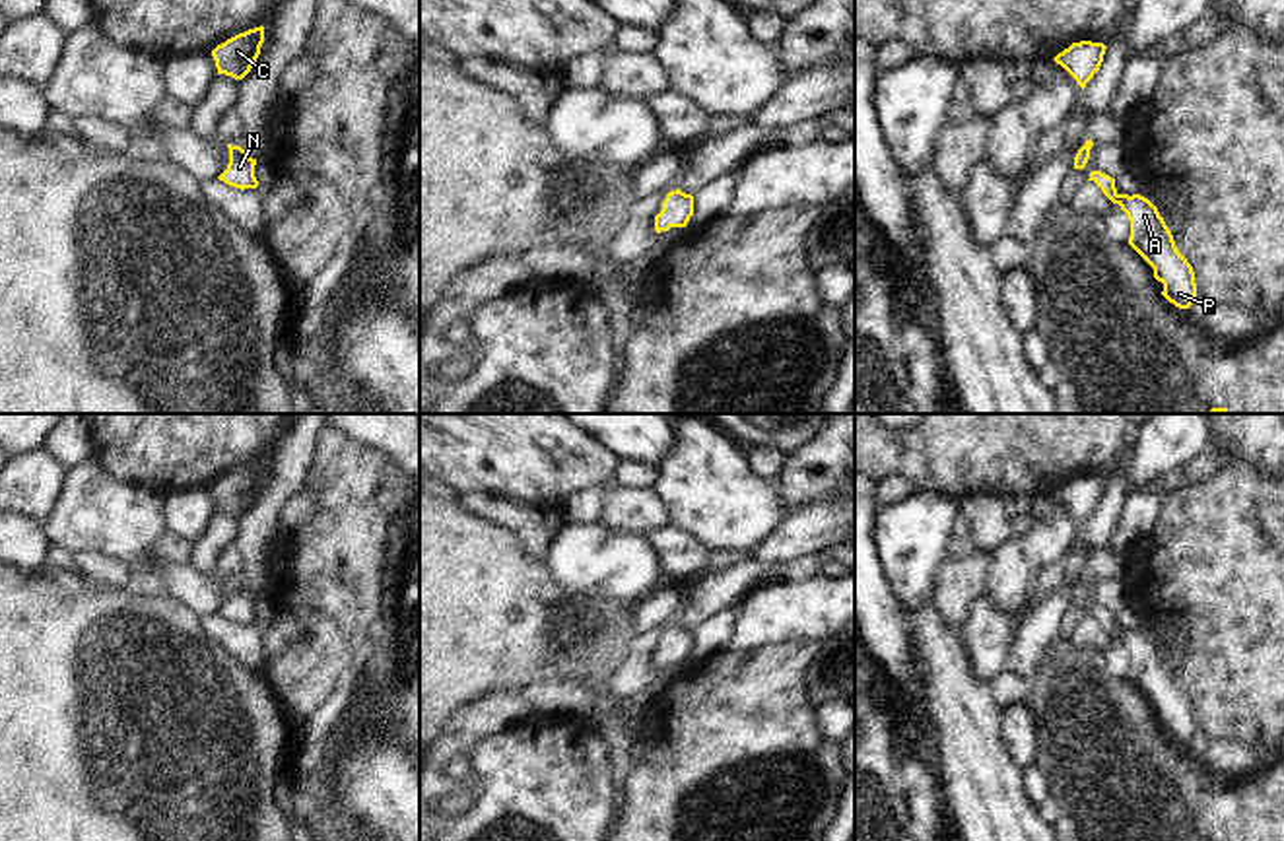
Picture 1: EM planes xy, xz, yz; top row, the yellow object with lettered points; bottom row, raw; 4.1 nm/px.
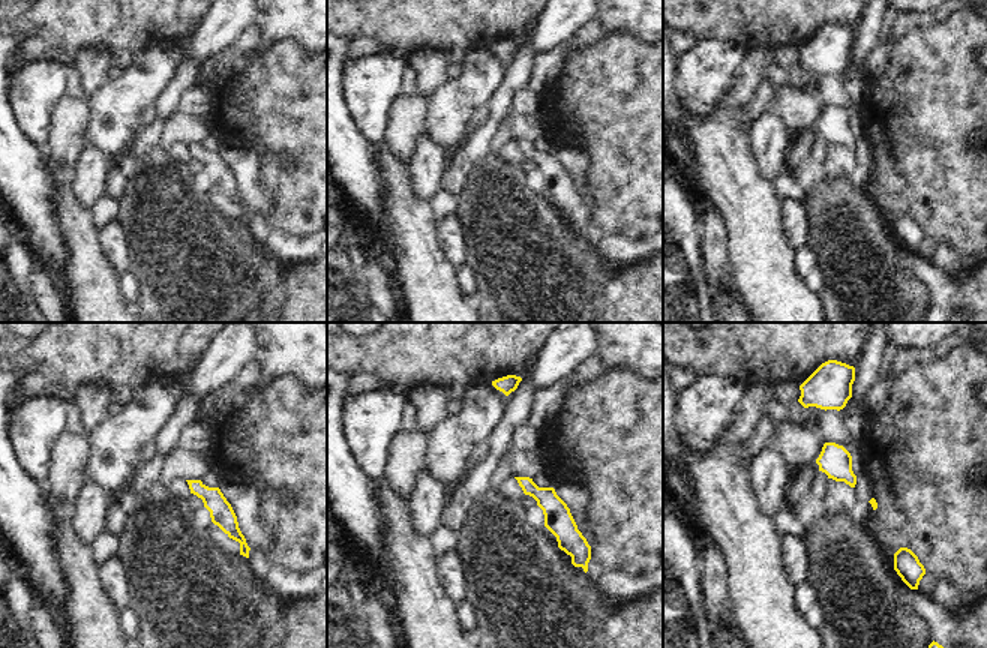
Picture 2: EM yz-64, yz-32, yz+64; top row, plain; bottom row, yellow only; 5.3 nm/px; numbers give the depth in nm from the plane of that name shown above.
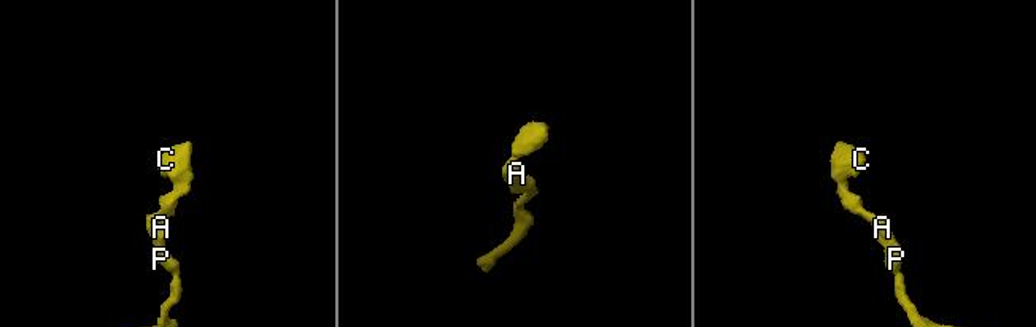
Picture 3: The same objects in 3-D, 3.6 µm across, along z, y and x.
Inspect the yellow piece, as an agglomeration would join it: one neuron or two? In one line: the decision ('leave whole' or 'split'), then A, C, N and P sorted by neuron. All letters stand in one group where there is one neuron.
leave whole; A C N P

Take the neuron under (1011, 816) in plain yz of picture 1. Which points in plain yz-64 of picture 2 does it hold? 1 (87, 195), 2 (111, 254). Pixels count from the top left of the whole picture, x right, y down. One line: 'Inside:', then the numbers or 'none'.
Inside: none

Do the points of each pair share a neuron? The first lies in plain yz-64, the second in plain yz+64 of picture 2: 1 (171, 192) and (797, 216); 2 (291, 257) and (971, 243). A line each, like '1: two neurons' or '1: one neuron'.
1: two neurons
2: two neurons

